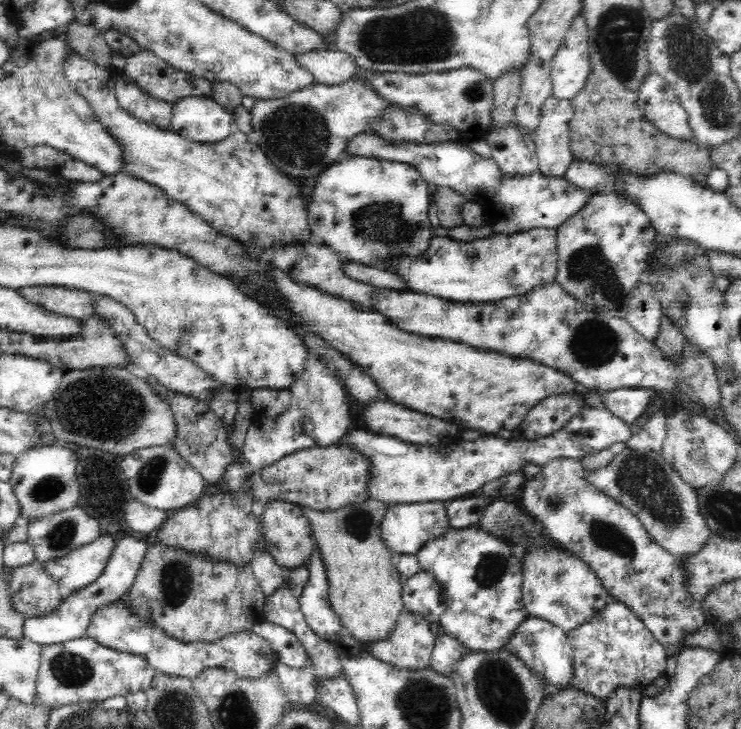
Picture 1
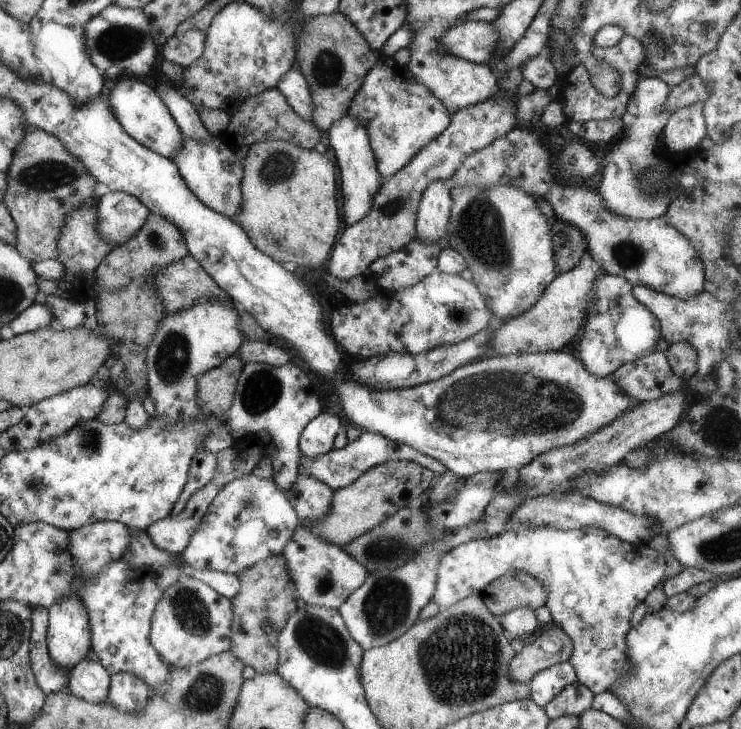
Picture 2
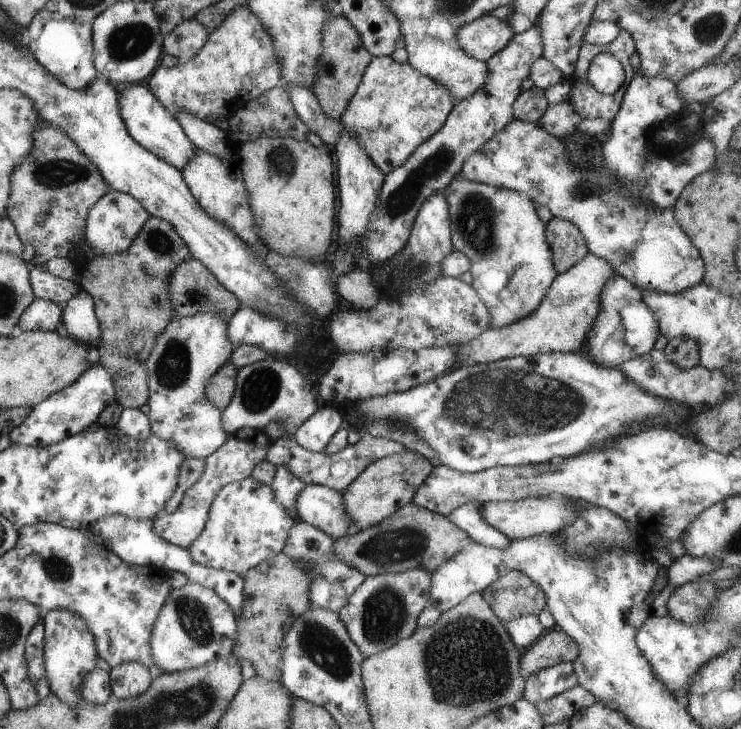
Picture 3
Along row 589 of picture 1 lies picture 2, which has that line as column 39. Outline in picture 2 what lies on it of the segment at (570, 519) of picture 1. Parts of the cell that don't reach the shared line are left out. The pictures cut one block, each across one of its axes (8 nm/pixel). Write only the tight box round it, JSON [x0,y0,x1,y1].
[30,605,68,694]

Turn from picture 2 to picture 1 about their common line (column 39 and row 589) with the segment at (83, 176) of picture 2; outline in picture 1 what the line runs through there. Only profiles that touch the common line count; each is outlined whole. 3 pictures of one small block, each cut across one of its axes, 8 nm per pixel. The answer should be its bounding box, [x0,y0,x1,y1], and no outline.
[125,542,265,643]

